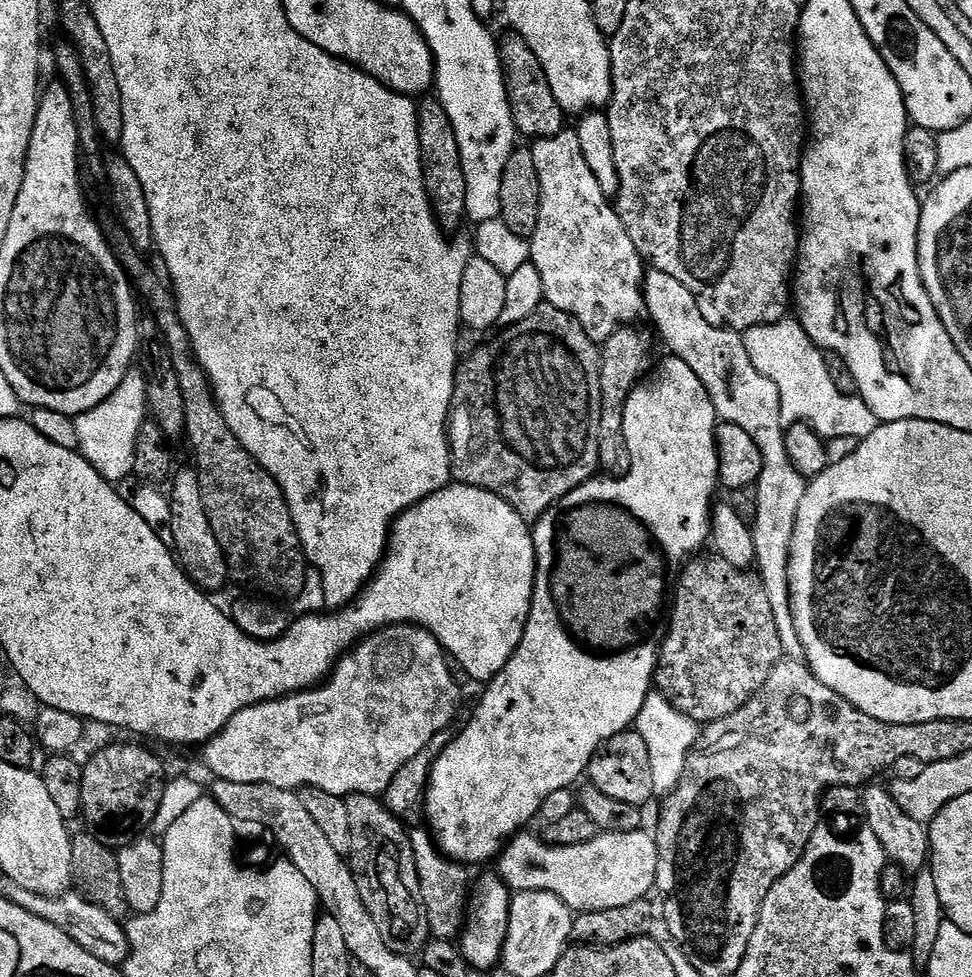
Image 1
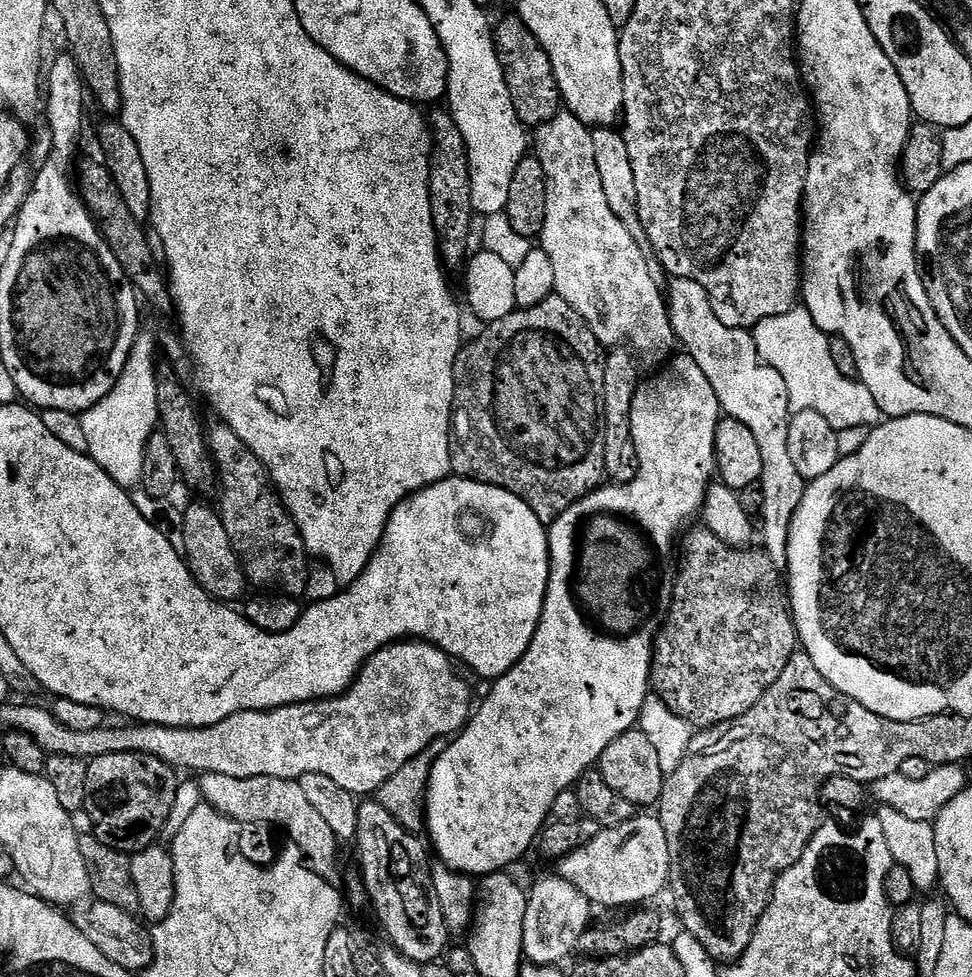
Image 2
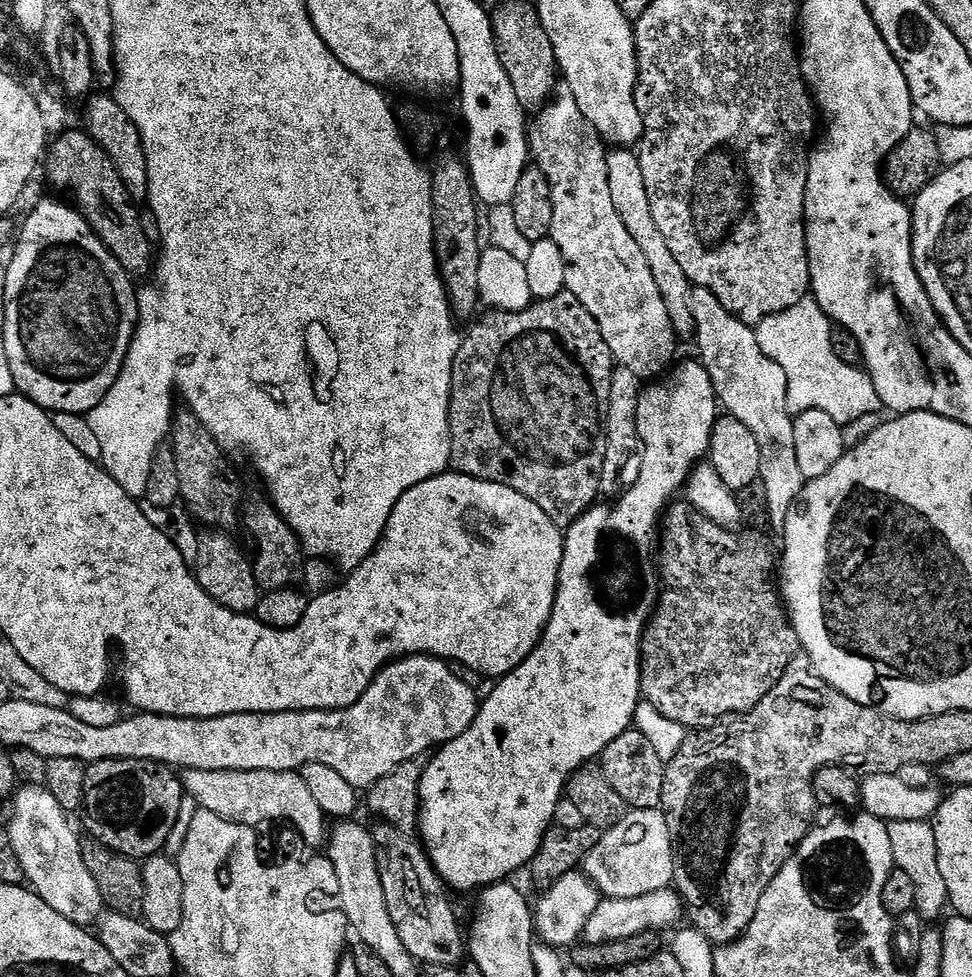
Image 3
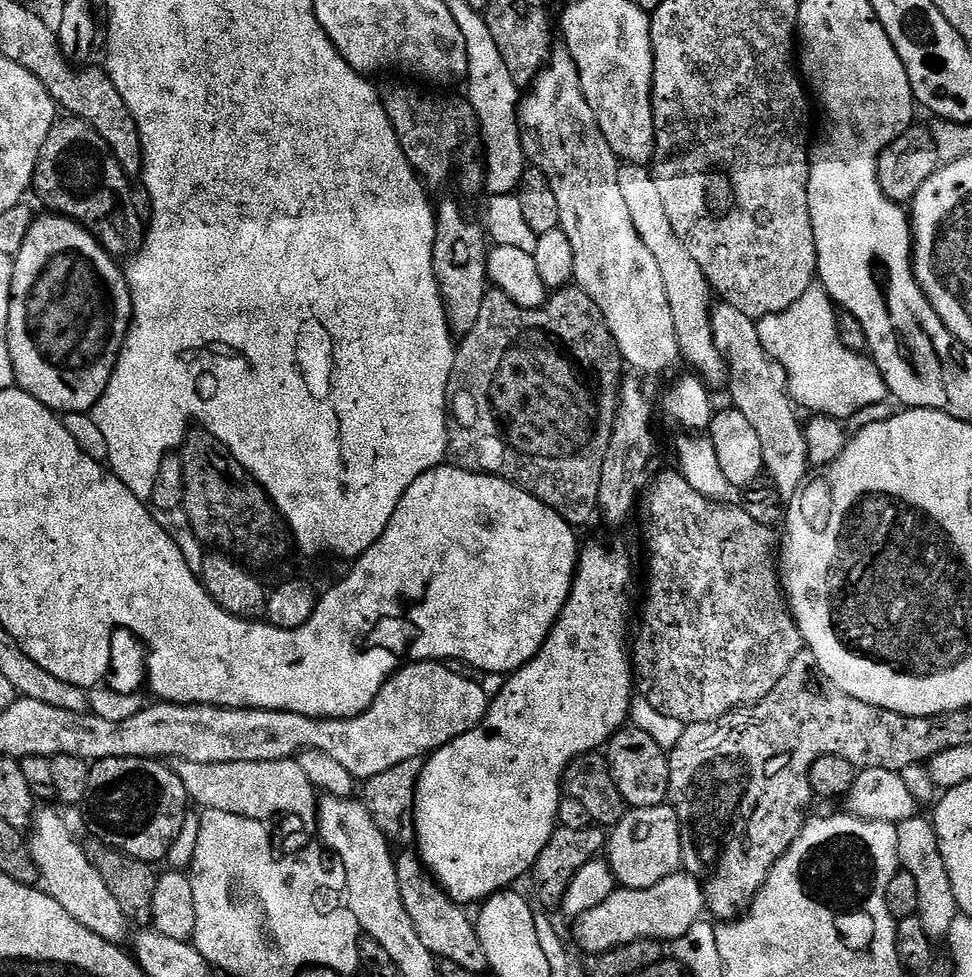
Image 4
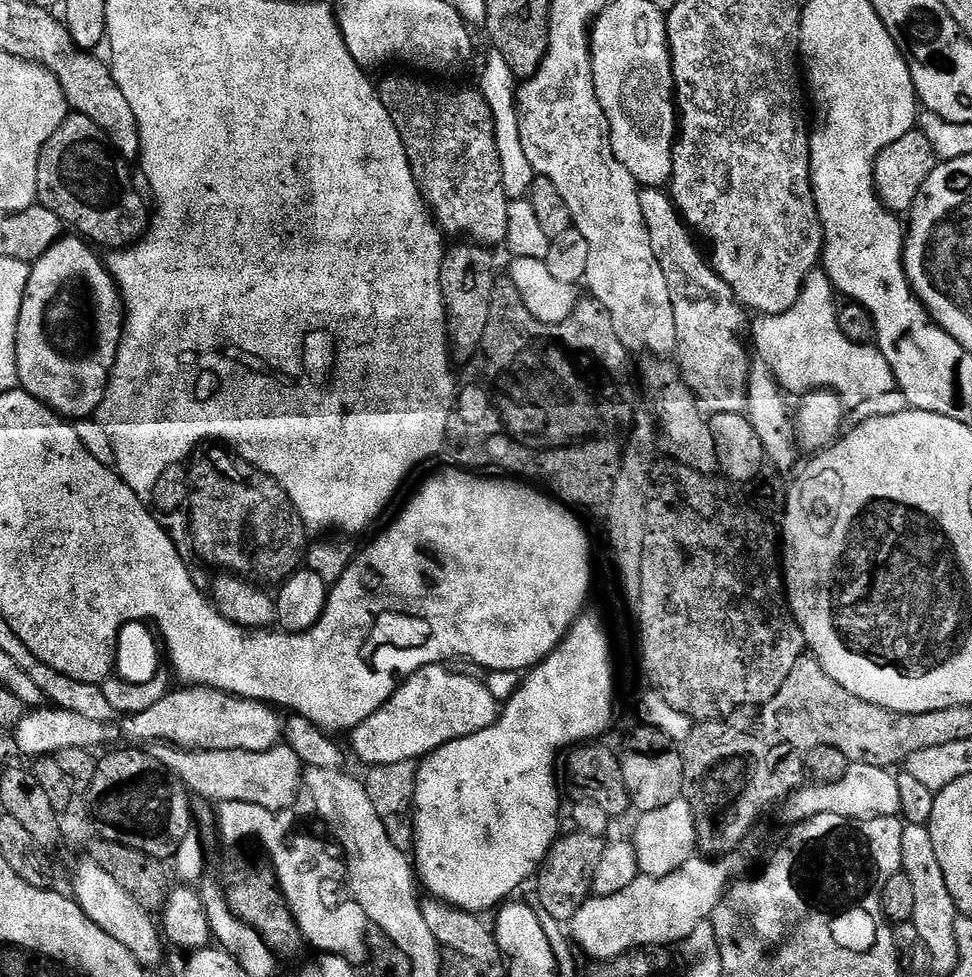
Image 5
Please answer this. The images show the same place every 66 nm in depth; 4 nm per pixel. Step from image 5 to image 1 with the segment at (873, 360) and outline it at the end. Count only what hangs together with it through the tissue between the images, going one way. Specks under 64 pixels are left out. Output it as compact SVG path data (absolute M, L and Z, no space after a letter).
M785 318L775 324L754 326L747 328L742 335L750 362L754 362L756 369L778 386L780 419L785 425L803 421L825 441L834 438L861 441L880 427L882 421L876 417L874 410L870 410L870 406L866 406L860 395L834 386L826 370L824 352L808 337L799 319Z

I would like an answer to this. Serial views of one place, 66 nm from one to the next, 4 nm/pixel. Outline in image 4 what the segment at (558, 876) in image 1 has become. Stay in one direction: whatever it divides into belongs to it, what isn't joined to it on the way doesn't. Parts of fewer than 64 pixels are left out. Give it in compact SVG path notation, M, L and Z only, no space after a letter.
M667 803L625 811L606 840L606 861L620 888L653 888L681 867L680 823Z

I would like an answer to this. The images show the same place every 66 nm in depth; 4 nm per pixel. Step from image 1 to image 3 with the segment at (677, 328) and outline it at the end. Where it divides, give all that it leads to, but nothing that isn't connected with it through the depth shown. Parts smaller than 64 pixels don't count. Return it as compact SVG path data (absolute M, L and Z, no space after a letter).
M693 287L690 307L694 341L700 347L698 359L710 374L719 407L727 415L738 418L738 422L747 426L758 441L758 450L762 450L759 483L764 484L768 516L776 526L783 525L806 483L798 467L797 451L794 450L794 416L788 406L786 374L778 362L762 354L753 325L743 324L737 316L729 314L722 302L710 294L710 290Z

